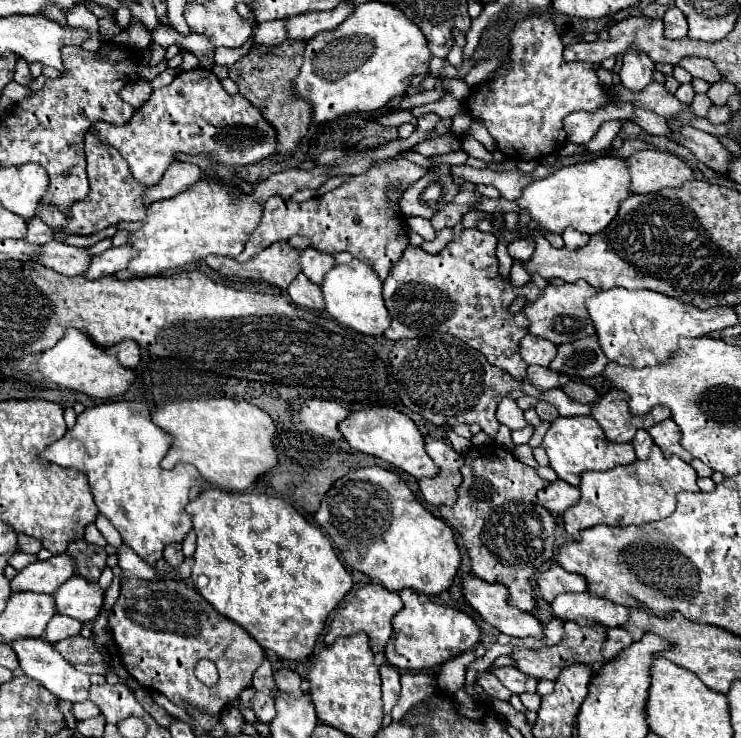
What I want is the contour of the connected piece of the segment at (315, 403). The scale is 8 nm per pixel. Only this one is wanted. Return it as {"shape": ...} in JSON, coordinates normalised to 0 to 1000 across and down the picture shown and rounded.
{"shape":[[[416,541],[405,554],[405,568],[413,581],[435,589],[440,595],[459,595],[462,587],[456,584],[456,573],[470,565],[470,554],[459,546],[443,541]]]}

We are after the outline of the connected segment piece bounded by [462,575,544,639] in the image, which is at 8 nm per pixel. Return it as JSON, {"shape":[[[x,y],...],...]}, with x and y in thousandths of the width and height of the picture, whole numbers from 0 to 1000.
{"shape":[[[640,779],[623,787],[629,814],[650,833],[656,844],[688,863],[723,863],[734,866],[729,841],[686,817],[686,798],[677,790],[656,790]]]}

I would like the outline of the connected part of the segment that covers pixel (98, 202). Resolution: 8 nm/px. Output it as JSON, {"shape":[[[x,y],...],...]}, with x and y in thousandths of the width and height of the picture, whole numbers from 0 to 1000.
{"shape":[[[124,172],[116,178],[113,205],[119,207],[119,245],[121,245],[119,267],[111,275],[100,275],[92,289],[81,286],[73,278],[51,275],[54,280],[49,283],[49,294],[54,294],[70,313],[81,313],[89,318],[124,318],[162,299],[194,299],[197,278],[192,272],[192,264],[197,256],[178,240],[175,226],[165,215],[165,210],[151,196],[138,194],[132,183],[127,183]]]}

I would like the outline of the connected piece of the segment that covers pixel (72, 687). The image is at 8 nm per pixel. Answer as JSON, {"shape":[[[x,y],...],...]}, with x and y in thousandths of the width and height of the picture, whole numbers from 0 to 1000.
{"shape":[[[46,863],[46,866],[22,866],[16,871],[16,879],[22,882],[24,893],[27,893],[27,904],[30,909],[54,923],[67,939],[78,942],[84,950],[116,950],[119,947],[119,936],[121,936],[121,917],[111,915],[111,909],[94,904],[94,898],[89,898],[89,893],[84,893],[84,888],[78,888],[78,882],[73,882],[73,877],[57,866],[57,863]]]}

